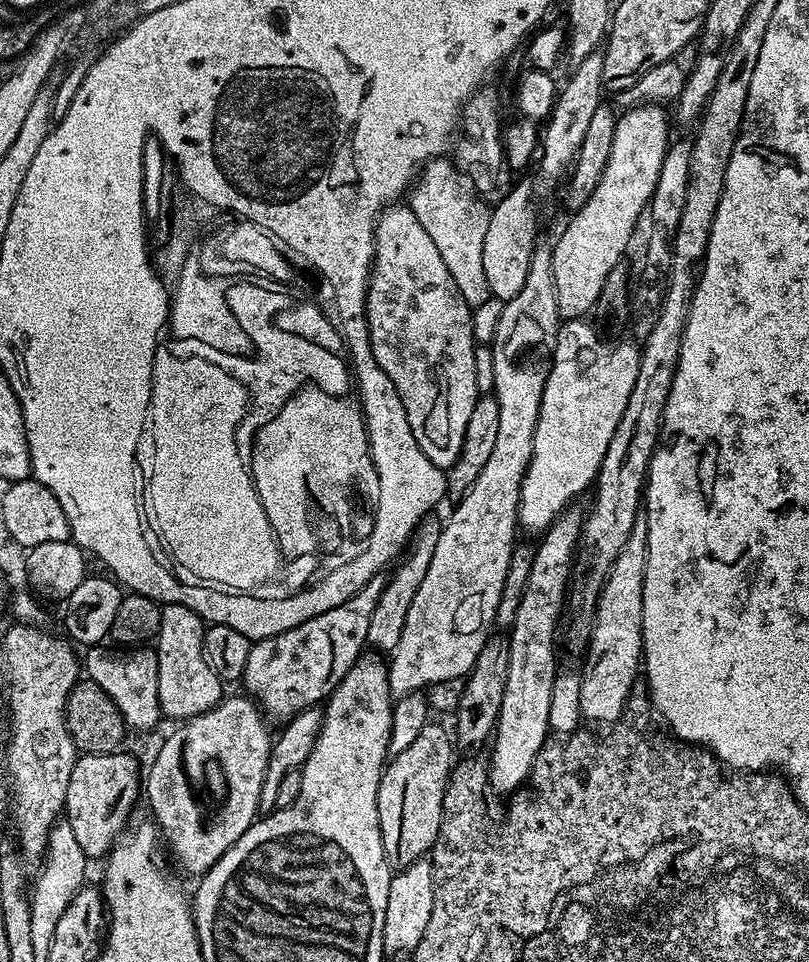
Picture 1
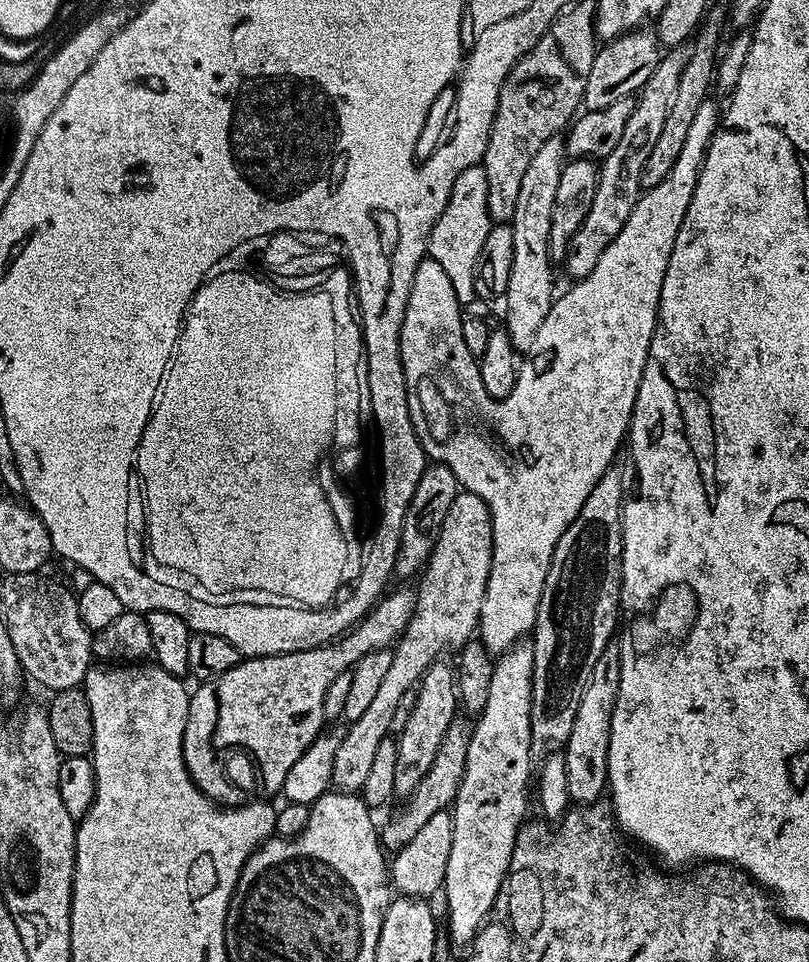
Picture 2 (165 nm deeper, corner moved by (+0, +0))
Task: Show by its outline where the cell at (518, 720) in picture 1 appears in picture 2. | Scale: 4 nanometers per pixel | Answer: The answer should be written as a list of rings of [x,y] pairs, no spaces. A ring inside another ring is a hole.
[[[517,642],[495,657],[492,665],[492,677],[490,678],[490,694],[486,694],[486,706],[484,707],[484,711],[479,713],[477,720],[480,721],[475,721],[472,737],[470,738],[470,750],[466,750],[466,774],[462,774],[462,786],[458,786],[456,803],[450,809],[452,821],[454,822],[454,843],[450,846],[450,858],[446,862],[446,878],[444,879],[444,887],[442,889],[442,897],[444,896],[445,902],[448,903],[448,936],[456,944],[464,944],[464,946],[471,945],[472,941],[476,939],[476,933],[484,927],[486,921],[489,919],[494,902],[498,898],[498,890],[502,886],[504,877],[508,874],[510,858],[516,845],[516,835],[519,834],[526,820],[524,811],[528,808],[528,783],[531,780],[533,783],[534,780],[534,764],[532,768],[534,753],[532,751],[532,727],[530,726],[533,678],[534,650],[531,643]]]

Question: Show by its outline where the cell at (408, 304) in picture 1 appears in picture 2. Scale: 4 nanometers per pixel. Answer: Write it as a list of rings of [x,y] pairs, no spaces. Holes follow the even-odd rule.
[[[707,98],[698,107],[673,169],[662,182],[647,189],[637,200],[630,218],[626,218],[626,226],[618,230],[618,238],[602,250],[598,266],[594,266],[586,278],[575,281],[569,292],[561,296],[559,293],[553,299],[550,314],[546,314],[546,322],[538,326],[538,334],[532,343],[532,360],[525,364],[523,361],[522,378],[516,379],[514,390],[510,390],[506,398],[490,398],[482,386],[477,357],[466,348],[462,336],[465,319],[460,314],[462,305],[442,266],[431,258],[425,258],[414,274],[400,331],[400,357],[406,374],[410,418],[425,457],[437,464],[450,466],[461,489],[478,494],[490,510],[492,561],[482,602],[478,639],[493,654],[502,653],[523,641],[536,627],[538,602],[542,598],[542,586],[546,586],[546,574],[550,570],[558,538],[562,538],[562,534],[566,534],[566,526],[578,518],[582,502],[586,502],[598,478],[613,467],[615,460],[612,459],[620,443],[625,443],[632,423],[632,407],[642,382],[642,370],[646,366],[656,329],[656,311],[660,305],[666,266],[670,262],[678,230],[686,218],[700,168],[704,165],[704,156],[708,152],[708,143],[722,120],[721,105],[716,105],[713,100]]]

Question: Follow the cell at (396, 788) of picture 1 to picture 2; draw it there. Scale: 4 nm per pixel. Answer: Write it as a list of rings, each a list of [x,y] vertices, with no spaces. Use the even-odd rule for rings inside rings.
[[[437,662],[424,671],[424,676],[417,687],[417,701],[414,710],[406,718],[406,726],[398,734],[396,753],[398,767],[394,770],[394,790],[396,796],[407,798],[426,778],[426,770],[430,770],[430,762],[434,762],[434,754],[438,754],[438,746],[442,746],[442,738],[446,738],[446,730],[452,719],[458,715],[458,689],[456,677],[451,663]]]

